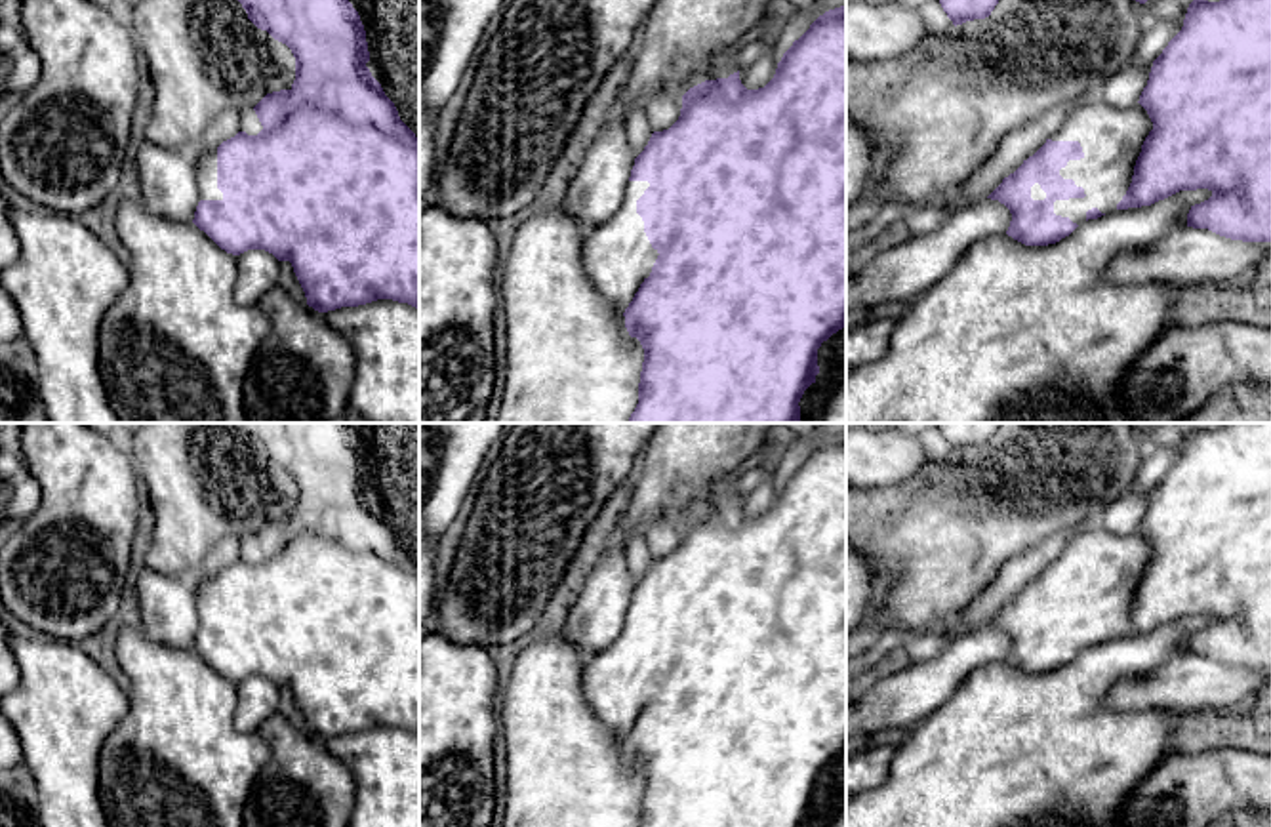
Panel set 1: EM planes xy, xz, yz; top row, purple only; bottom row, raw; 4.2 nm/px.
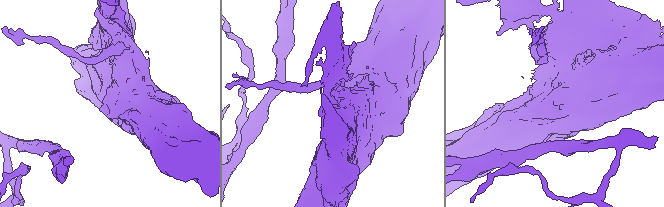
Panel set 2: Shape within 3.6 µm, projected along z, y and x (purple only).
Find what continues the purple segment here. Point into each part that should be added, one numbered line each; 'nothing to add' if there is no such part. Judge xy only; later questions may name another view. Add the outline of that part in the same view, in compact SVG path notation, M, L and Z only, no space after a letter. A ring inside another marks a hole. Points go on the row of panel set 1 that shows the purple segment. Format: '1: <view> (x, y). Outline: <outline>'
1: xy (206, 162). Outline: M192 151L200 200L223 200L217 189L217 151Z

